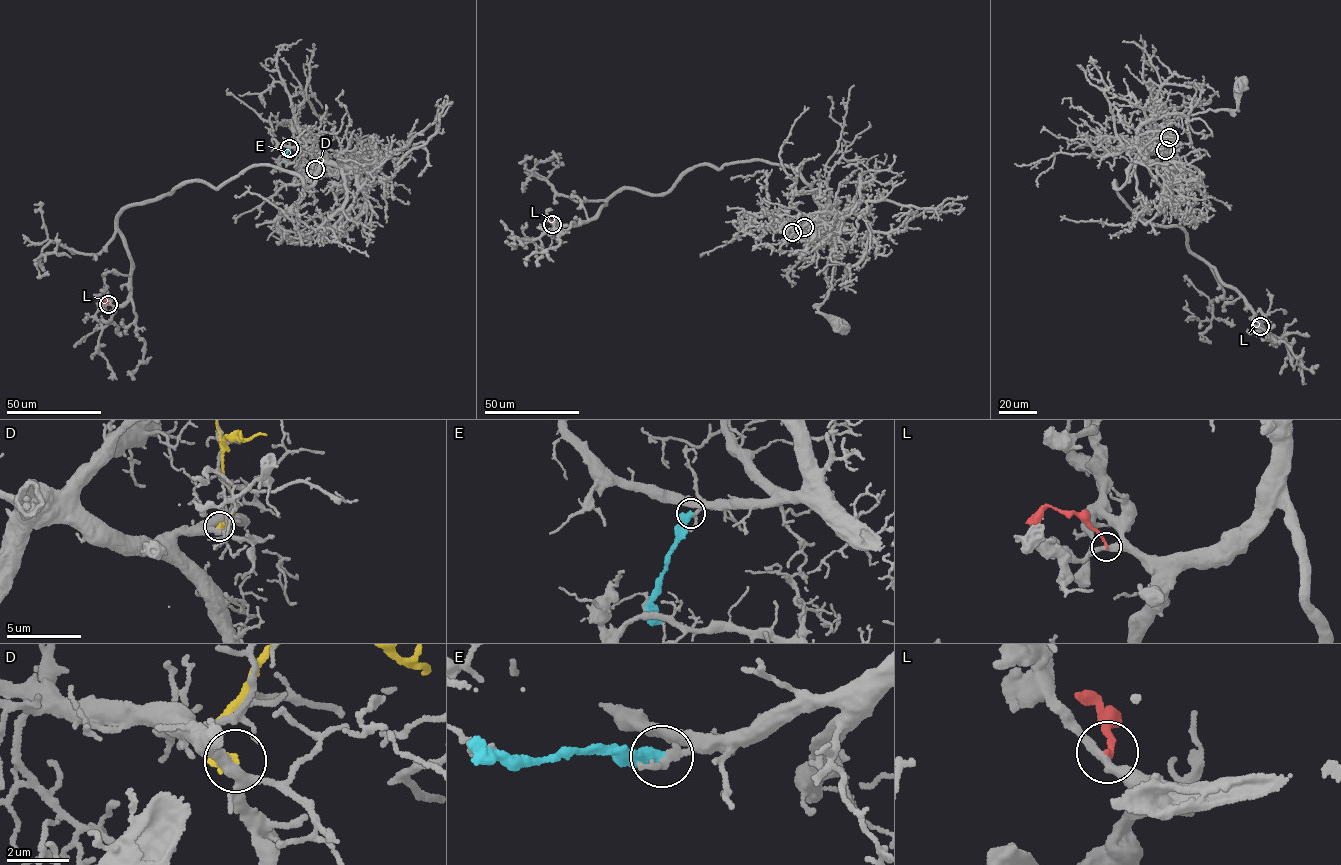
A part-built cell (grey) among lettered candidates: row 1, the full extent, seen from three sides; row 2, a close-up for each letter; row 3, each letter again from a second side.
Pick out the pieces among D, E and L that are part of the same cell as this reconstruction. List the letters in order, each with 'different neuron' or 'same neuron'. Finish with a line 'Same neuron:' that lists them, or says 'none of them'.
D: different neuron
E: different neuron
L: different neuron
Same neuron: none of them

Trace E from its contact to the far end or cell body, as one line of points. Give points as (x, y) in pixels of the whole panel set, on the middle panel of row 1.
E: (792, 232), (780, 231)

